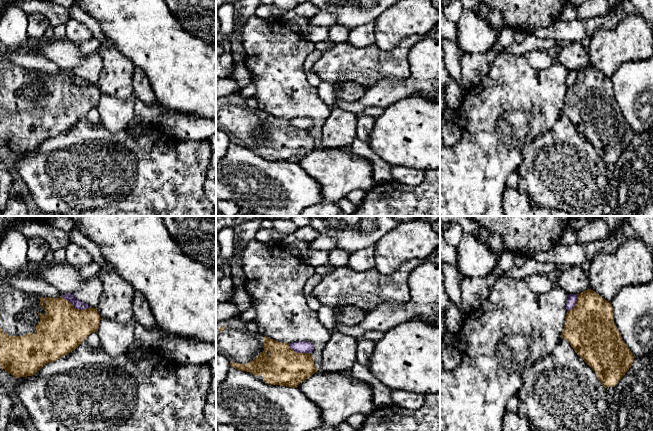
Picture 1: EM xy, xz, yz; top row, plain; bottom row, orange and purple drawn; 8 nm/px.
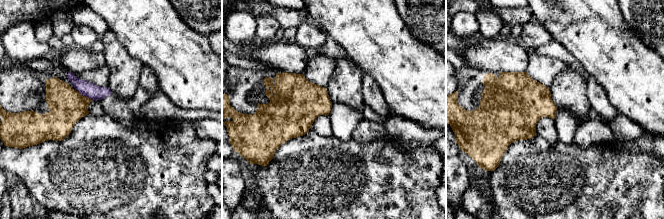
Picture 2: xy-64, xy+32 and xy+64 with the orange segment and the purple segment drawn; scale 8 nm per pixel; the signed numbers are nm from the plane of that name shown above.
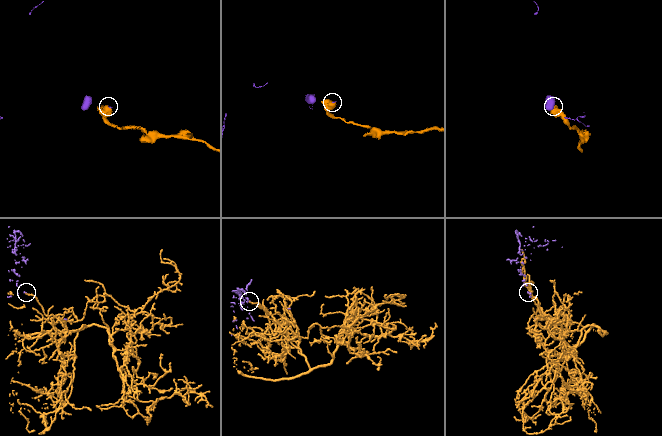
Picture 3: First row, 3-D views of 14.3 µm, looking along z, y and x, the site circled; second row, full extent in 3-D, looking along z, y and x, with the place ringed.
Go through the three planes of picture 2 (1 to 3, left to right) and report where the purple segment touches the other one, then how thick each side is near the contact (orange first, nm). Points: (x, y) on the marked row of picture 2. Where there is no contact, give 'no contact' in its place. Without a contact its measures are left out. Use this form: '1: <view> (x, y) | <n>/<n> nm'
1: xy-64 (85, 96) | 280/120 nm
2: no contact
3: no contact

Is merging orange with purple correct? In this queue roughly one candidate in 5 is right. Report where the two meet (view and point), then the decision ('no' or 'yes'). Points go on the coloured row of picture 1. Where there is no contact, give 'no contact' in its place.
contact xy (76, 309); no

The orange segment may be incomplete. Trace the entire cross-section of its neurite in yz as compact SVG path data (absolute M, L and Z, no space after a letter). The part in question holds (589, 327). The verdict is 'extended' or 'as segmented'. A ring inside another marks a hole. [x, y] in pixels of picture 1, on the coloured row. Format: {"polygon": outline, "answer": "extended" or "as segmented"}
{"polygon": "M591 289L577 294L574 308L567 311L561 336L595 371L605 388L615 387L634 361L633 354L622 340L621 334L614 323L612 303Z", "answer": "as segmented"}

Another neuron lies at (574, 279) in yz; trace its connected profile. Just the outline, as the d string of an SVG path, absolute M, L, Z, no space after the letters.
M570 266L561 270L559 279L559 288L562 288L568 294L580 294L589 287L589 277L587 268L580 266Z

